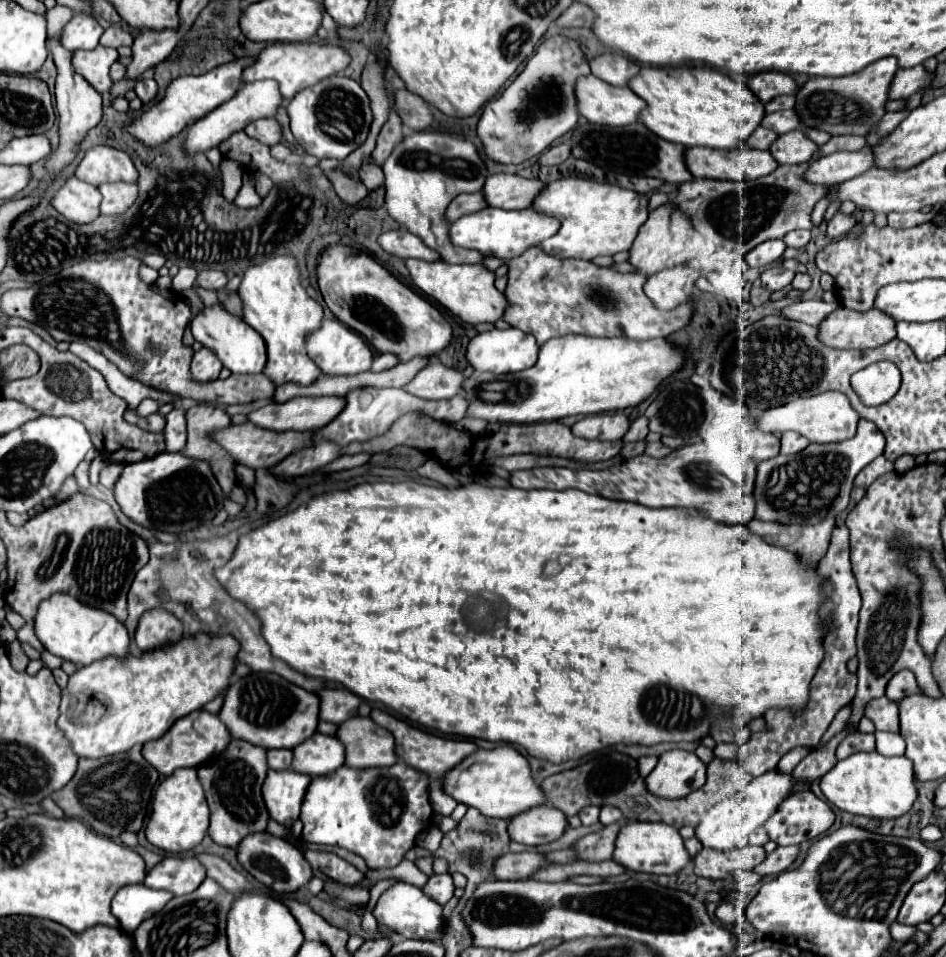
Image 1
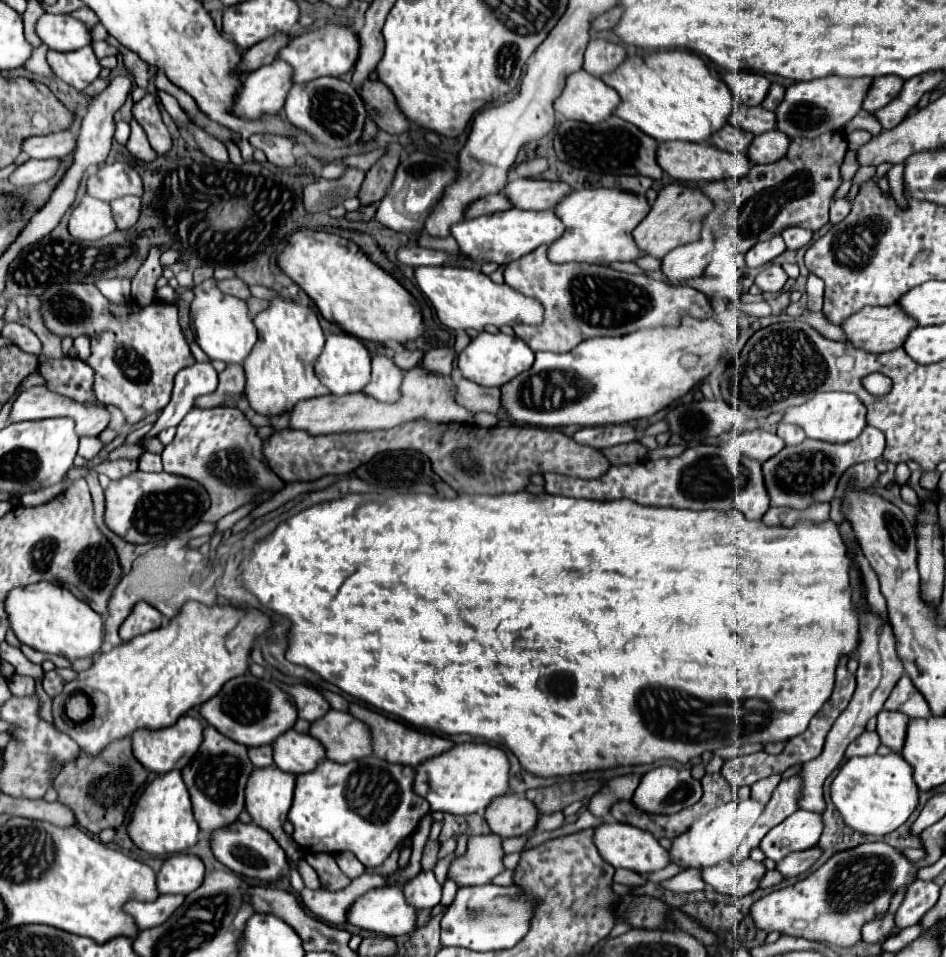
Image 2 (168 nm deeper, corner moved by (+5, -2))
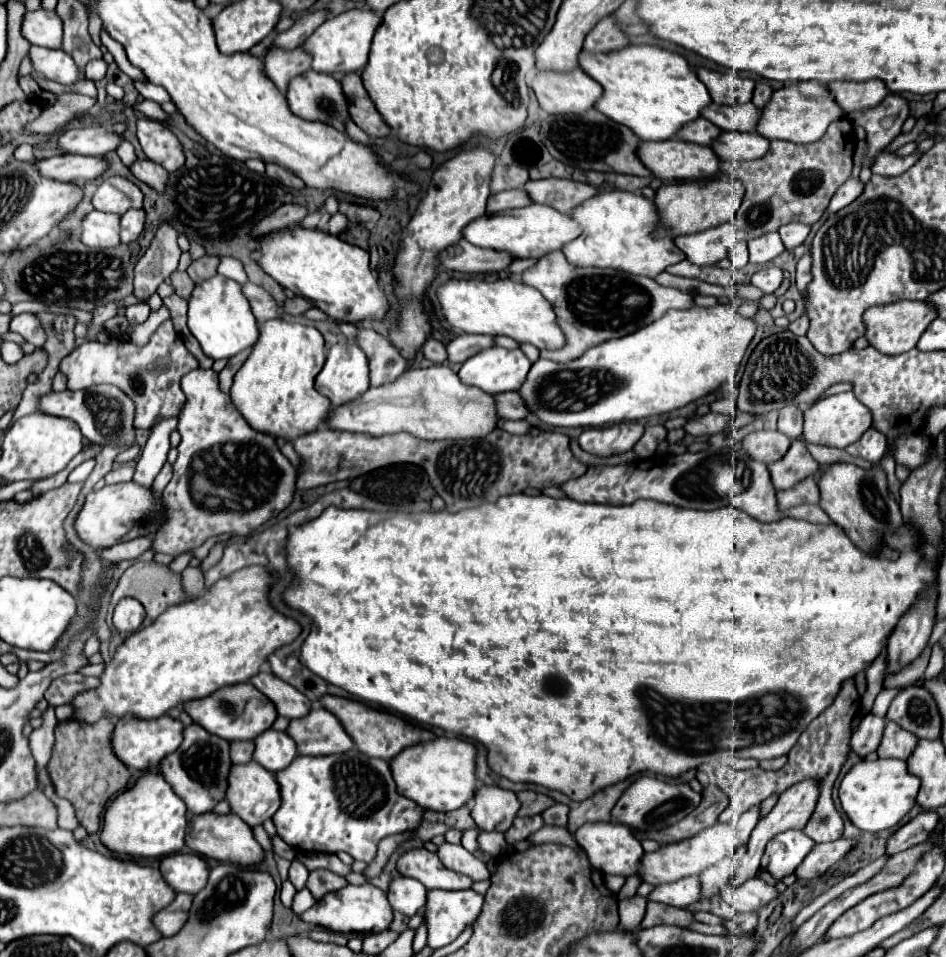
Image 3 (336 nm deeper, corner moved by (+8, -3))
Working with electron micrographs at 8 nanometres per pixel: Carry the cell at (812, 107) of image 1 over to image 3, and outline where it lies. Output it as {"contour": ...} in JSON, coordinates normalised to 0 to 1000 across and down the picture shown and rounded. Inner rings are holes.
{"contour":[[[864,84],[853,86],[838,86],[830,92],[823,92],[817,96],[815,109],[807,115],[807,127],[802,127],[800,140],[811,142],[813,146],[834,146],[840,150],[857,150],[866,146],[874,132],[887,123],[893,121],[893,115],[885,109],[885,104],[878,100],[876,92]]]}

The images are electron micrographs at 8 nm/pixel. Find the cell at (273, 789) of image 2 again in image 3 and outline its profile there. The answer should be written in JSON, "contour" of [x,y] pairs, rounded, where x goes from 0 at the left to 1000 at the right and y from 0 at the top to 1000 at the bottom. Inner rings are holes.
{"contour":[[[272,796],[248,800],[244,805],[244,817],[242,817],[242,823],[240,823],[240,838],[246,846],[246,851],[251,851],[257,859],[261,859],[265,865],[270,865],[270,863],[278,861],[280,857],[289,855],[289,851],[295,846],[297,823],[295,823],[291,809],[284,807],[282,803],[278,803]]]}

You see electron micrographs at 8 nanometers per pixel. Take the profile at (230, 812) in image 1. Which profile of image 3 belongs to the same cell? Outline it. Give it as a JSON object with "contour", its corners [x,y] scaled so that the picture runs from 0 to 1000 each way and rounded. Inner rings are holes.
{"contour":[[[210,757],[198,759],[193,767],[196,767],[193,777],[181,790],[177,790],[177,794],[172,794],[170,805],[174,815],[179,815],[179,819],[183,821],[185,830],[191,836],[196,836],[198,848],[204,853],[212,853],[212,851],[225,848],[227,842],[234,836],[238,836],[240,821],[242,821],[240,817],[246,803],[246,796],[242,790],[242,775],[227,767],[221,767]]]}

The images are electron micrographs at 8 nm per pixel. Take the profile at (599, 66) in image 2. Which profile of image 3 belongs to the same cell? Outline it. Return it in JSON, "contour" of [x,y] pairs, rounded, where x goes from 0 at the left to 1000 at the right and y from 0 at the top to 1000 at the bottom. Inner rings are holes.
{"contour":[[[642,17],[637,23],[633,23],[618,40],[616,52],[618,54],[629,54],[629,56],[642,56],[642,54],[650,54],[661,50],[663,38],[659,33],[654,33],[654,29],[650,29],[650,21],[646,21],[646,17]]]}

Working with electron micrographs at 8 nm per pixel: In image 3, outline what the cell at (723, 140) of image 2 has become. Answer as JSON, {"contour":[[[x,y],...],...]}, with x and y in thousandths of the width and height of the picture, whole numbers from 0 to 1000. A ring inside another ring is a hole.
{"contour":[[[739,123],[739,125],[733,125],[730,130],[726,130],[726,134],[722,134],[722,138],[718,138],[718,144],[724,146],[724,148],[735,148],[735,150],[745,150],[745,153],[754,153],[754,148],[762,142],[762,136],[745,125],[745,123]]]}

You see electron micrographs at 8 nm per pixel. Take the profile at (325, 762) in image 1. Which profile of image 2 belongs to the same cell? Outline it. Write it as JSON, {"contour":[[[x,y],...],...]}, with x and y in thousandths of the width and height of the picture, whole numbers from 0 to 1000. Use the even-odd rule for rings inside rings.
{"contour":[[[311,762],[302,768],[296,768],[290,776],[290,799],[302,808],[326,808],[338,793],[345,793],[342,781],[338,774],[330,772],[323,766],[313,766]]]}

